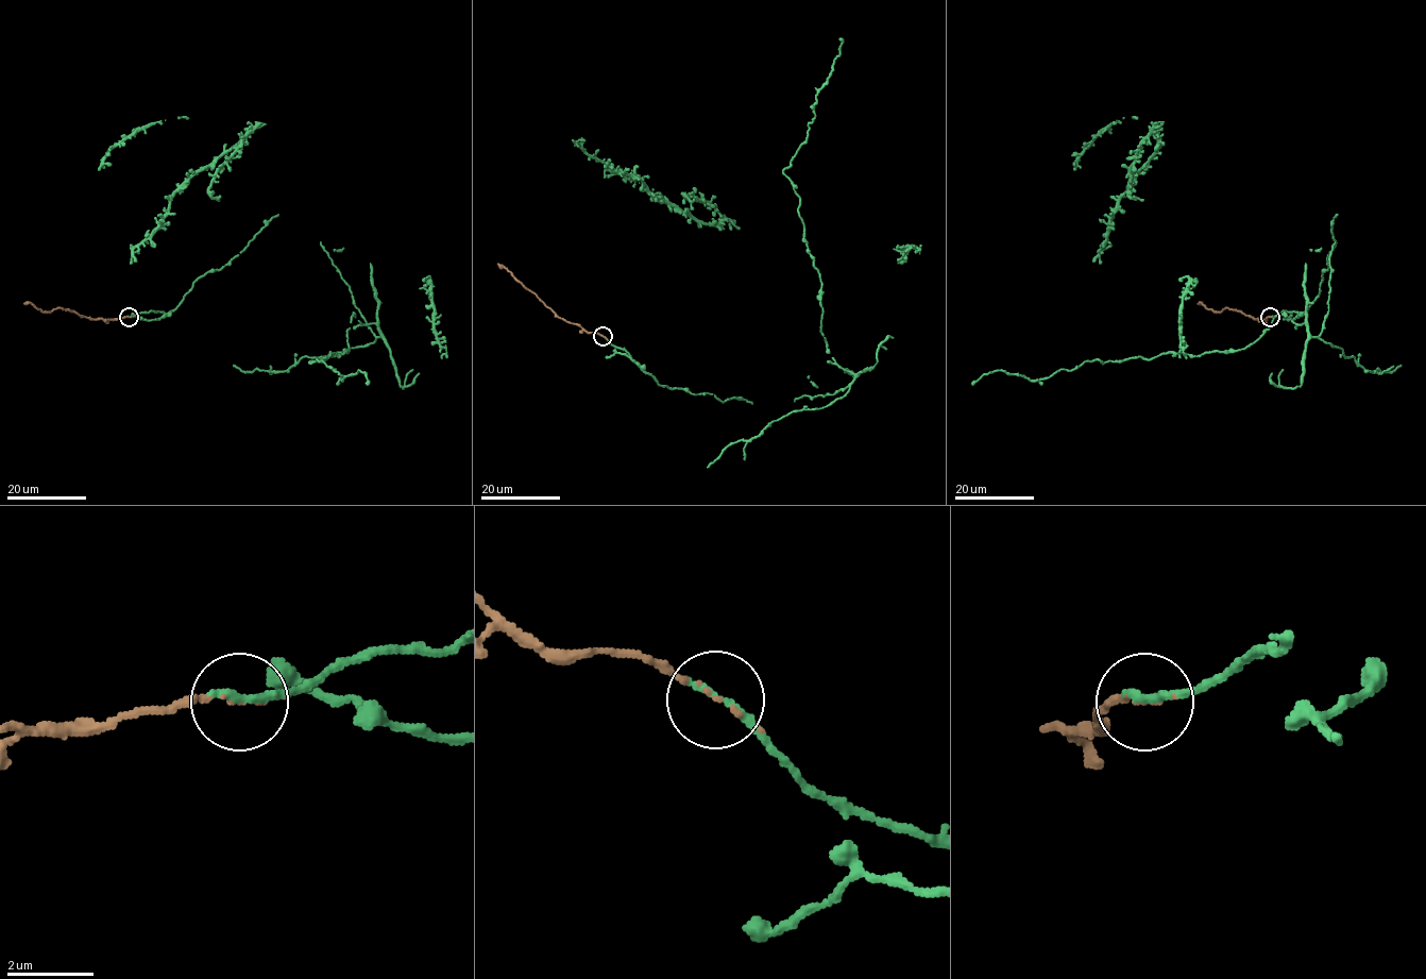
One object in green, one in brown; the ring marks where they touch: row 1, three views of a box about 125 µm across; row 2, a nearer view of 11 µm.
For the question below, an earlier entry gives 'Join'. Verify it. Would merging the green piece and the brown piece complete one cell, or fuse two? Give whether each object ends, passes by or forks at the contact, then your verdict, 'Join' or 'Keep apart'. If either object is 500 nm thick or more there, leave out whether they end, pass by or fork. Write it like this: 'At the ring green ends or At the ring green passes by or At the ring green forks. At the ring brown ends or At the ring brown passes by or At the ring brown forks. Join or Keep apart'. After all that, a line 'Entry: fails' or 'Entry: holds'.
At the ring green ends. At the ring brown ends. Join
Entry: holds

